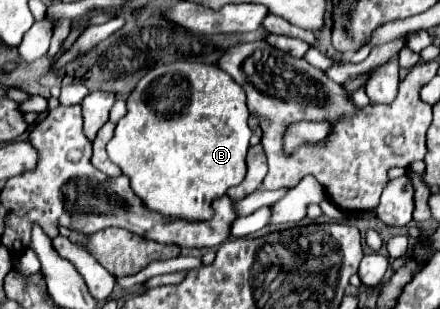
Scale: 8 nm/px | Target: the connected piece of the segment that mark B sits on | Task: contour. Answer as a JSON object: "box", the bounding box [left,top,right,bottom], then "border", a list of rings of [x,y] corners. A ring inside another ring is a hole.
{"box":[107,61,251,221],"border":[[[175,61],[175,63],[167,63],[167,65],[157,65],[153,69],[149,69],[141,81],[137,83],[137,87],[131,91],[129,99],[127,99],[127,115],[117,123],[115,127],[115,135],[113,139],[107,143],[107,153],[109,159],[121,167],[123,175],[127,175],[131,179],[131,189],[147,203],[147,207],[151,207],[153,211],[159,211],[163,215],[171,215],[175,219],[195,219],[195,221],[203,221],[203,219],[211,219],[213,209],[211,209],[211,201],[225,195],[229,187],[239,185],[245,177],[245,155],[247,155],[247,147],[249,147],[249,137],[251,137],[251,129],[247,125],[247,103],[245,103],[245,91],[231,79],[231,75],[227,75],[223,69],[219,69],[217,65],[209,65],[209,63],[193,63],[193,61]]]}

